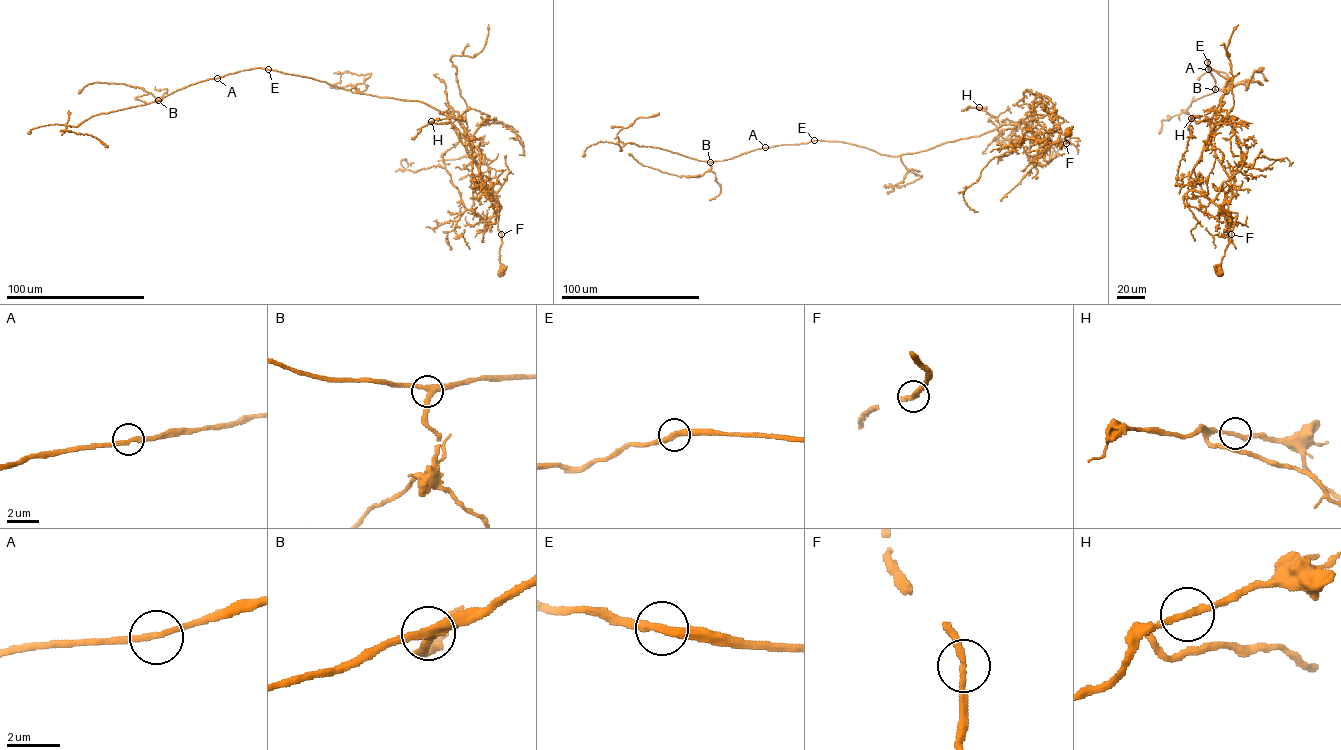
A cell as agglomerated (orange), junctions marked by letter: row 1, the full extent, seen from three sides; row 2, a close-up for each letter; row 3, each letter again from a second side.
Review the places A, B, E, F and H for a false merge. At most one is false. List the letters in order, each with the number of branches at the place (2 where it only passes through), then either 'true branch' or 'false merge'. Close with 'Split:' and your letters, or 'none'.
A: branches 2; true branch
B: branches 3; true branch
E: branches 2; true branch
F: branches 2; true branch
H: branches 2; true branch
Split: none

